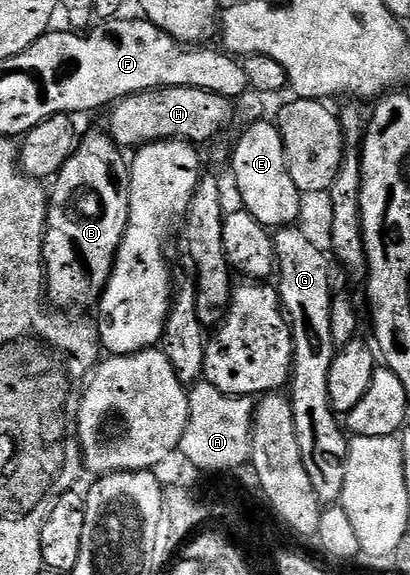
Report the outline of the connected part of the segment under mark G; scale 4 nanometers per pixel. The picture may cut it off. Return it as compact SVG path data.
M298 226L279 228L272 236L276 287L294 339L294 366L288 385L288 399L294 406L300 458L304 462L304 470L308 470L308 478L312 478L312 490L316 490L319 504L334 506L342 499L350 440L340 423L339 413L330 405L328 394L328 374L336 355L330 321L331 261L328 256L326 261L325 254L300 229Z

